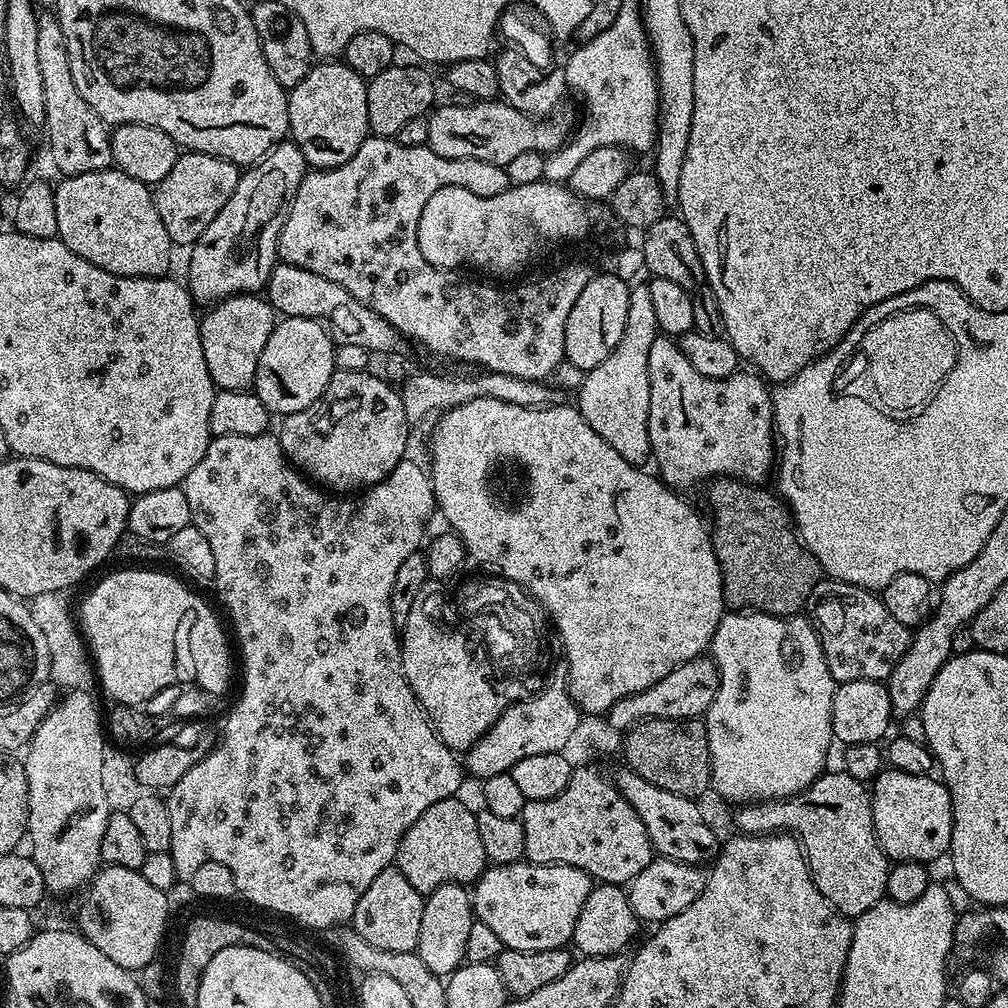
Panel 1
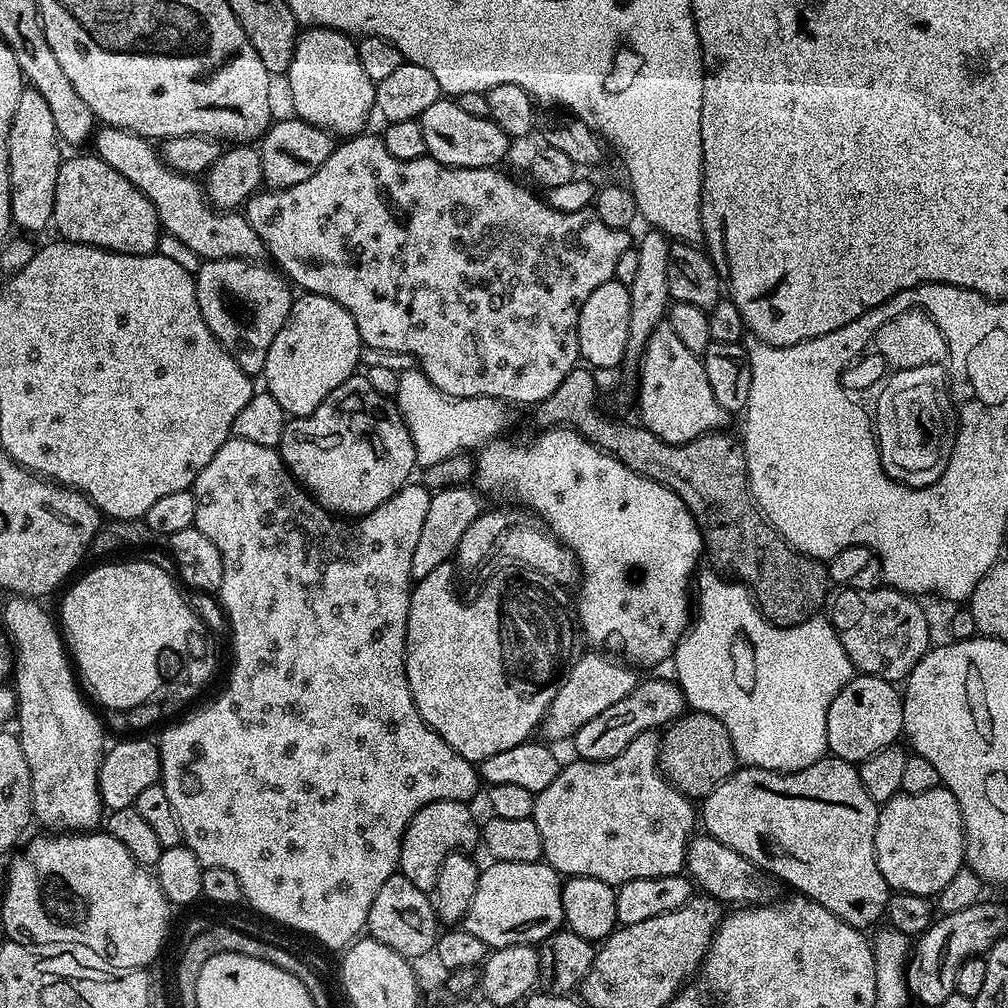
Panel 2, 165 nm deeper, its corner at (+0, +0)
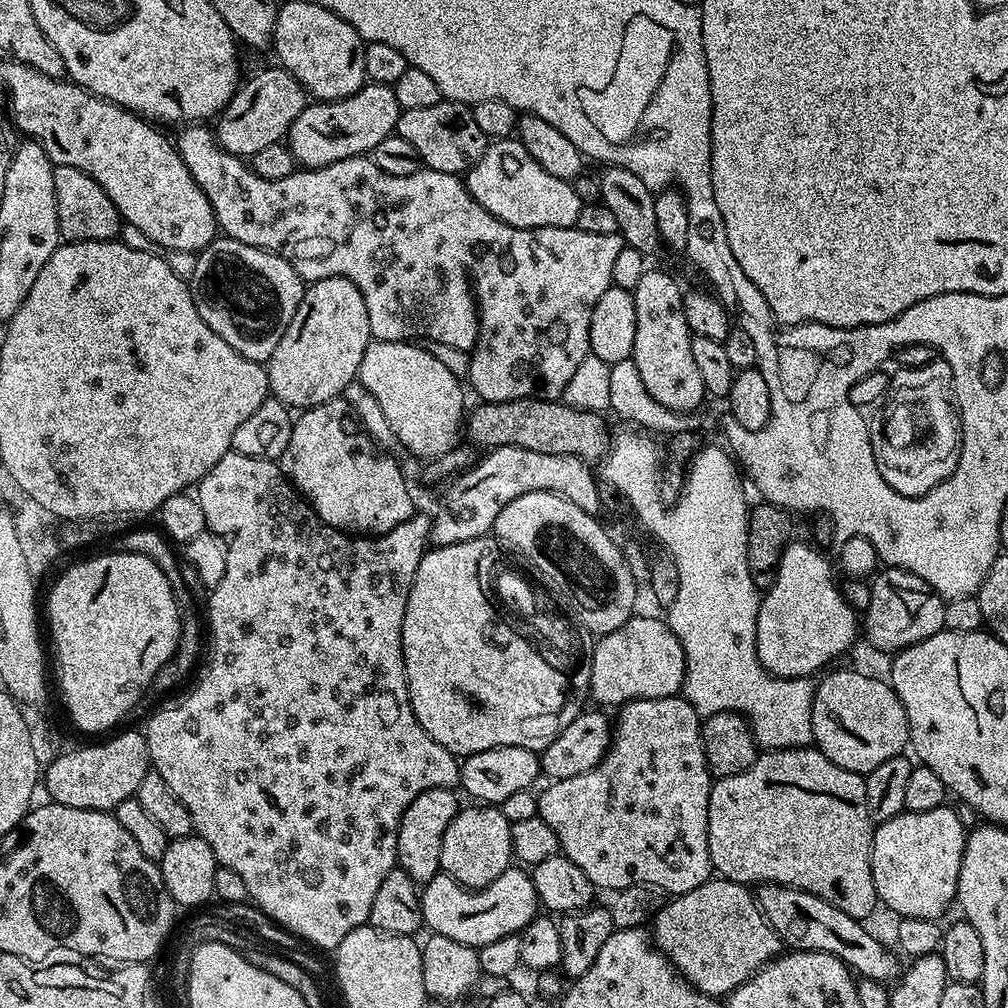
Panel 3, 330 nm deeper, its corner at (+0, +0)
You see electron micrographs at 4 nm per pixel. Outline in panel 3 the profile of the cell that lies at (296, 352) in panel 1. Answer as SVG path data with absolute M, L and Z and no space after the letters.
M341 276L311 281L305 287L298 310L294 310L294 318L290 318L290 326L286 326L286 334L282 334L282 342L278 342L274 354L266 361L269 393L292 410L313 408L337 399L359 377L362 358L371 340L366 302L354 282Z

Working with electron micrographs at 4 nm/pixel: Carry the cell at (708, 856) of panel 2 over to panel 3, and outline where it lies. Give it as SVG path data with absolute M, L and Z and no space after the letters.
M761 884L754 895L762 914L768 919L768 925L789 949L834 954L857 977L865 980L892 982L897 979L902 968L902 964L896 961L897 953L883 948L870 934L866 934L861 921L850 918L850 914L838 910L838 906L830 906L830 902L806 890L785 884Z

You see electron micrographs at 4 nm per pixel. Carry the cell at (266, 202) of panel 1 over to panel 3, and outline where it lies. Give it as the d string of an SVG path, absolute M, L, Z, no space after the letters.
M365 83L352 96L341 100L312 102L290 126L286 143L297 165L305 169L325 168L351 156L371 154L382 138L393 135L401 109L391 84Z

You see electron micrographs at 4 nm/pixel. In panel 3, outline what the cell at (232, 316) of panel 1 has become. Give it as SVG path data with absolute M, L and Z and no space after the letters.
M214 238L196 257L190 287L198 314L202 314L202 322L206 322L206 326L210 326L210 330L214 330L222 342L234 346L234 350L246 358L266 362L274 354L278 342L282 342L282 334L286 334L286 326L290 326L290 318L294 318L294 310L298 310L306 284L294 266L290 266L290 262L278 254L246 246L246 242Z

